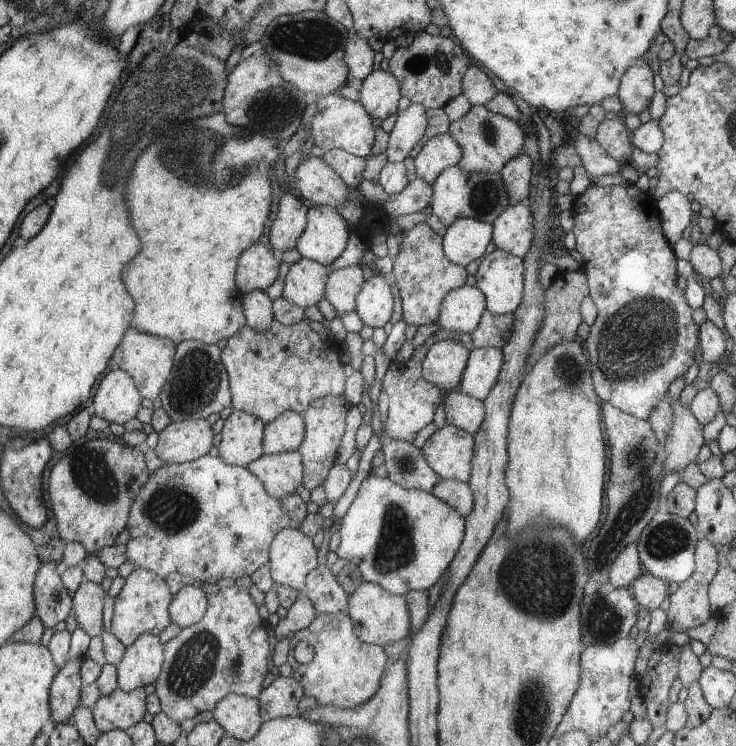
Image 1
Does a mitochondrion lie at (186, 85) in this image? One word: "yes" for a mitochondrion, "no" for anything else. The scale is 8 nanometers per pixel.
yes

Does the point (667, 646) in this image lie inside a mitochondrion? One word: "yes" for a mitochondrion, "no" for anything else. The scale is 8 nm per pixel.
no

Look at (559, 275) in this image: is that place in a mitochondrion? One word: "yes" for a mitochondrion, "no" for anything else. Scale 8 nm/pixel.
no

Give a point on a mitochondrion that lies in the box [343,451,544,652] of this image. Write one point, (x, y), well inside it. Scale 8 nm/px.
(394, 551)

